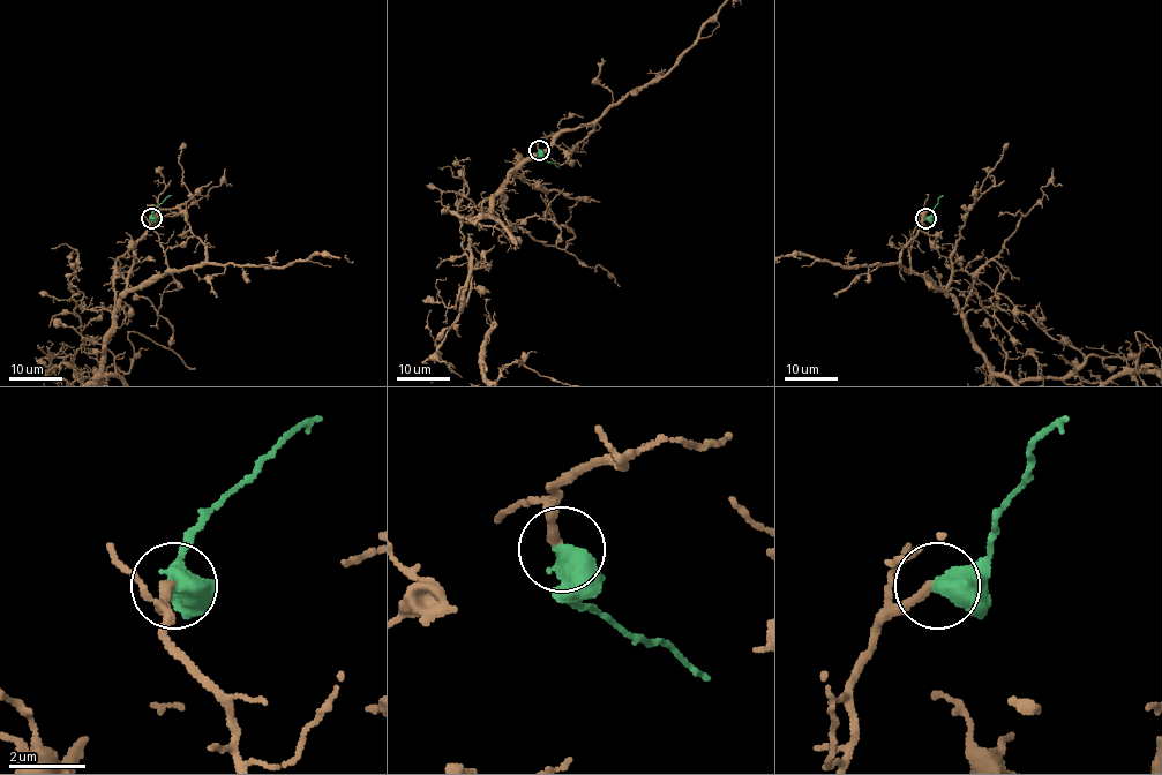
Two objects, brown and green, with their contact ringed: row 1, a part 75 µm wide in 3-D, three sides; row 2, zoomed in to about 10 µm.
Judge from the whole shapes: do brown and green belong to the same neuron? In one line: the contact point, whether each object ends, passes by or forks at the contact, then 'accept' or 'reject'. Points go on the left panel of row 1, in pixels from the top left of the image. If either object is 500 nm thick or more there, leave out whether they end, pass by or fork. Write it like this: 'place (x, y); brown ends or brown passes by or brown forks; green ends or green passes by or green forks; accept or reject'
place (151, 218); accept

